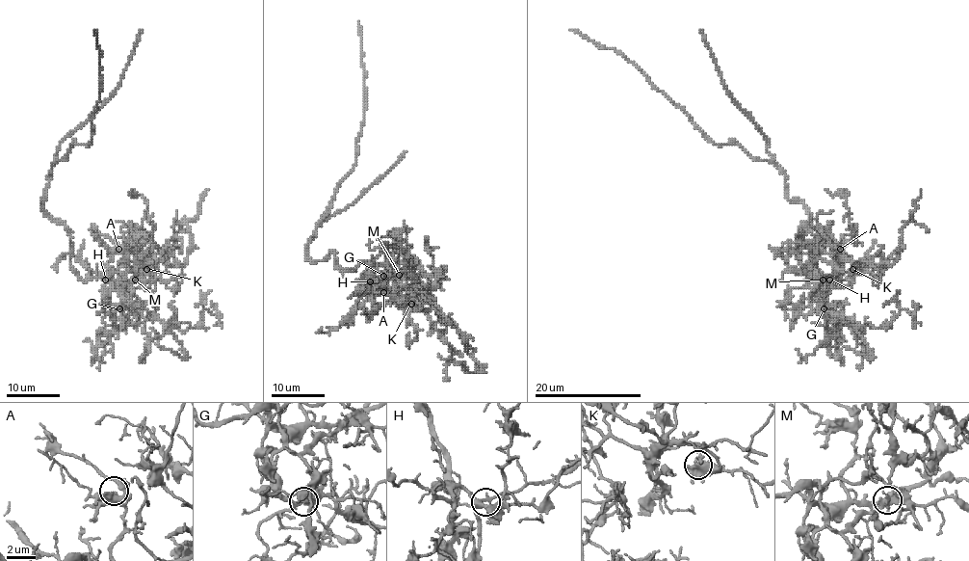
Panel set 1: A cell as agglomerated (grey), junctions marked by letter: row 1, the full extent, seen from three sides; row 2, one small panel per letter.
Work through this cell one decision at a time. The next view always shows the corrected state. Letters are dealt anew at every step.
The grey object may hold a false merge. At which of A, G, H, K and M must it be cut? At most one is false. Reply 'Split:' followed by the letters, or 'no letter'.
Split: no letter

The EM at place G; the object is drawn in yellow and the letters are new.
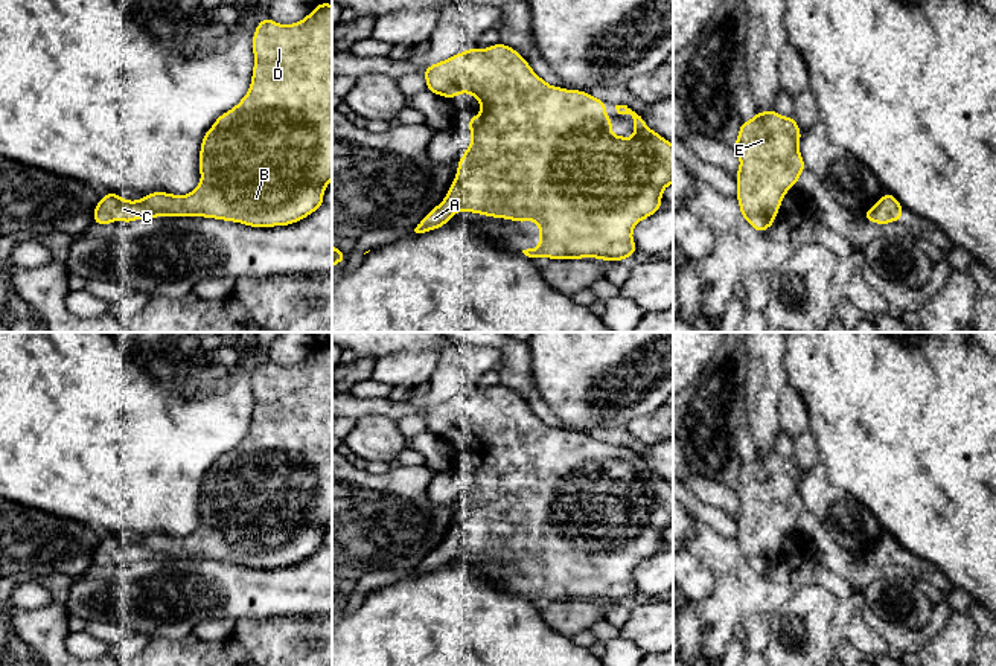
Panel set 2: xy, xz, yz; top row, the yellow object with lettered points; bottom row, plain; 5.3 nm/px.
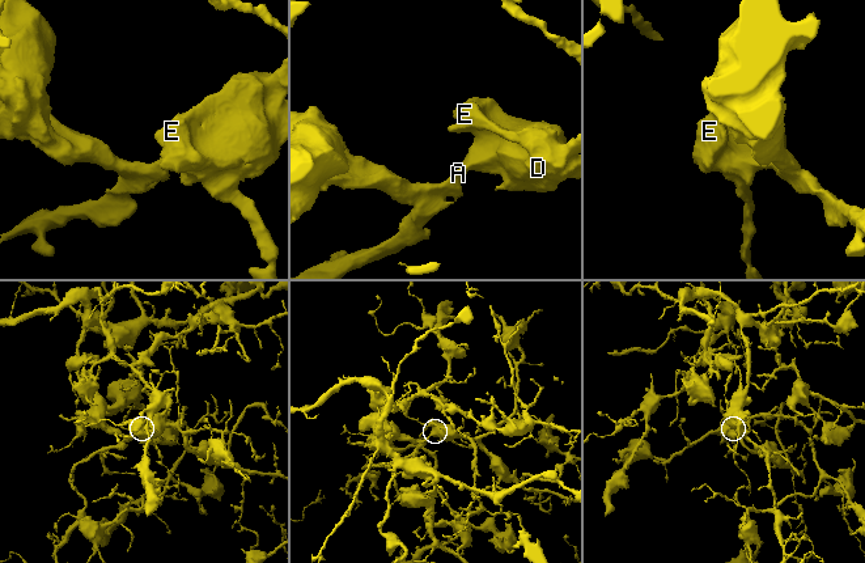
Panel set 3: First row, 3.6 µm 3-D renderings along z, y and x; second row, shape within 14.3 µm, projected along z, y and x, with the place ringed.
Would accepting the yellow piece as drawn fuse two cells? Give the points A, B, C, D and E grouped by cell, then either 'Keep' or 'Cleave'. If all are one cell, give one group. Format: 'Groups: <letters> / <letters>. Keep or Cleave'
Groups: A B C D E. Keep

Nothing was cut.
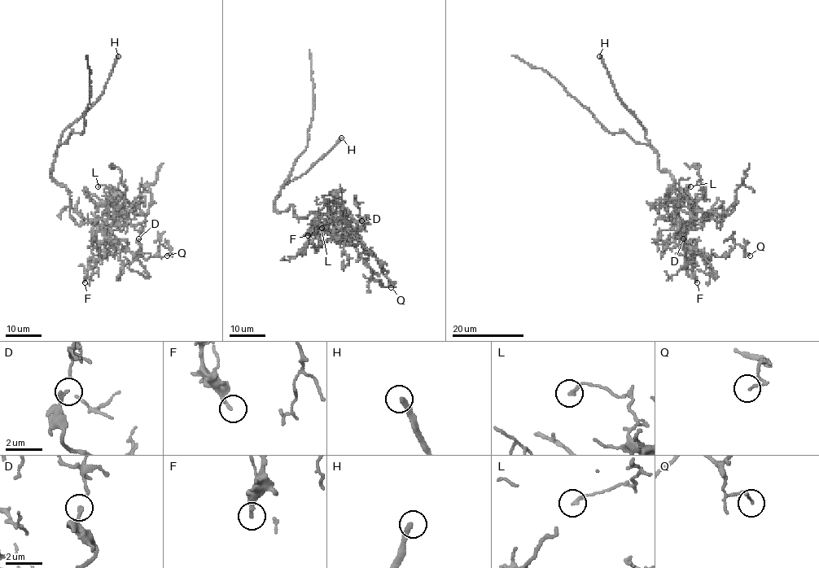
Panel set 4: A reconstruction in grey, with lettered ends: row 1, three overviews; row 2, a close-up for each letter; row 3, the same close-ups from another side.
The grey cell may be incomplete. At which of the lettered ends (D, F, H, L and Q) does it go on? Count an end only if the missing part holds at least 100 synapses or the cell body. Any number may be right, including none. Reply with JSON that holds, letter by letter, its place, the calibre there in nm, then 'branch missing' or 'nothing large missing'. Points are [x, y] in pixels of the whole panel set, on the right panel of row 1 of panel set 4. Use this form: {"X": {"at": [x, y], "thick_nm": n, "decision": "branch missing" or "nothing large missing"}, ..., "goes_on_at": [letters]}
{"D": {"at": [683, 238], "thick_nm": 140, "decision": "nothing large missing"}, "F": {"at": [697, 282], "thick_nm": 200, "decision": "nothing large missing"}, "H": {"at": [599, 56], "thick_nm": 240, "decision": "branch missing"}, "L": {"at": [690, 186], "thick_nm": 160, "decision": "nothing large missing"}, "Q": {"at": [750, 255], "thick_nm": 100, "decision": "nothing large missing"}, "goes_on_at": ["H"]}

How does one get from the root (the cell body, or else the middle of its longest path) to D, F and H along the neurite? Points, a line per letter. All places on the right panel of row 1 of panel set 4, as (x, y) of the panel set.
D: (674, 181), (667, 191), (679, 220), (676, 236), (694, 254), (682, 248), (683, 238)
F: (674, 181), (667, 191), (697, 282)
H: (674, 181), (668, 172), (659, 169), (657, 151), (645, 137), (645, 130), (638, 119), (618, 98), (599, 56)

